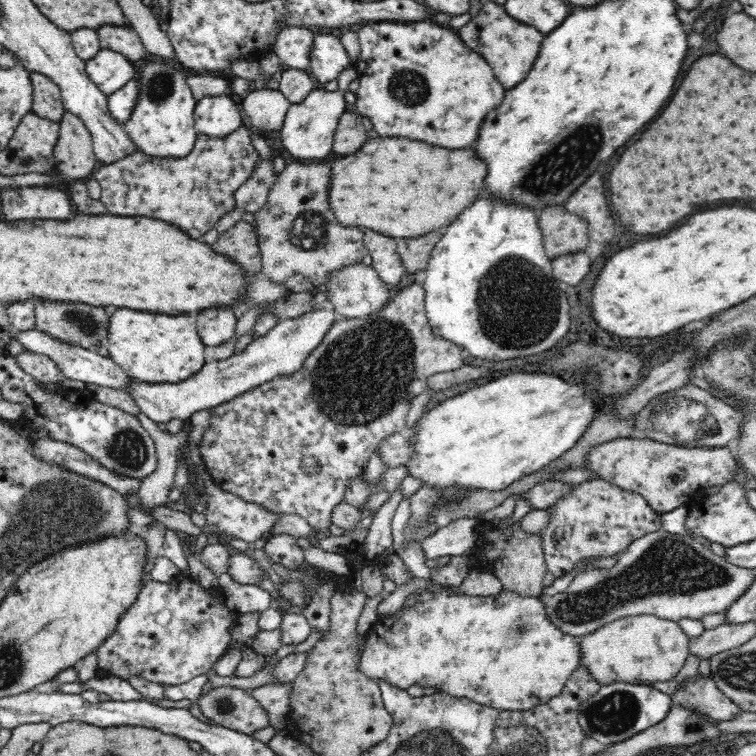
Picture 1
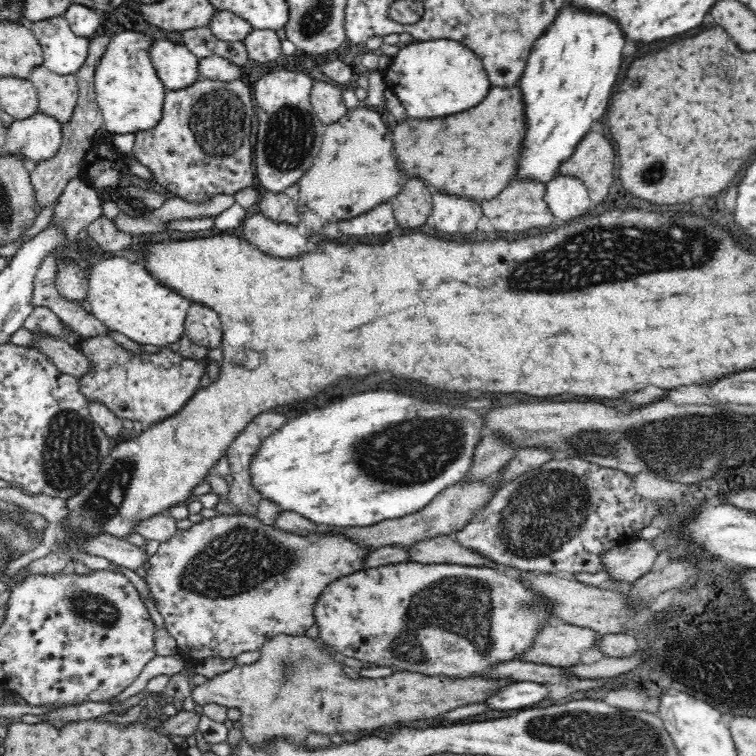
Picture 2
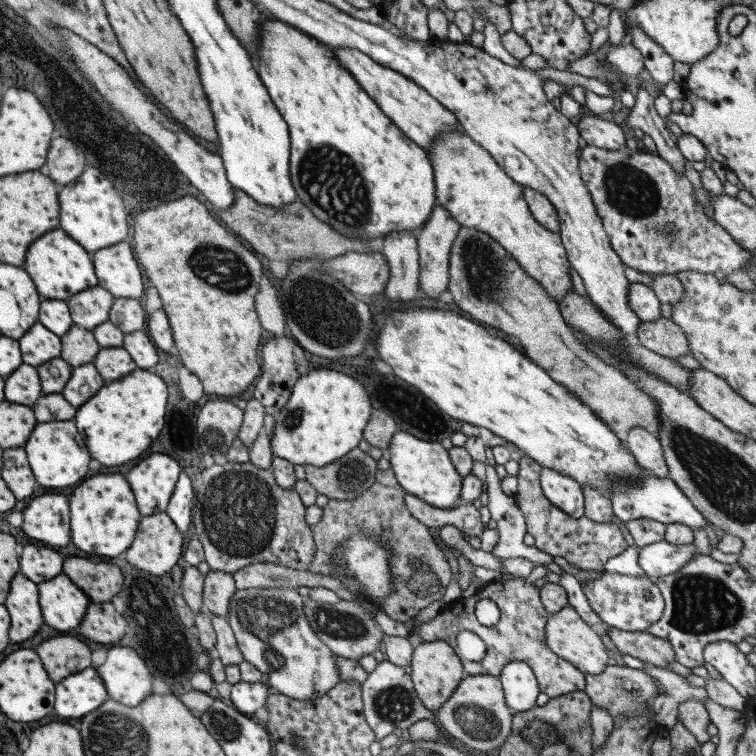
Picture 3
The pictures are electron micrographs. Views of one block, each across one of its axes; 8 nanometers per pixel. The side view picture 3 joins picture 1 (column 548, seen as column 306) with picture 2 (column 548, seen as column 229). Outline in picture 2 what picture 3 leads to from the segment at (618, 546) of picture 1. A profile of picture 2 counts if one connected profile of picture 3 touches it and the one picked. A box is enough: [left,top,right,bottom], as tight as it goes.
[452,456,674,574]

